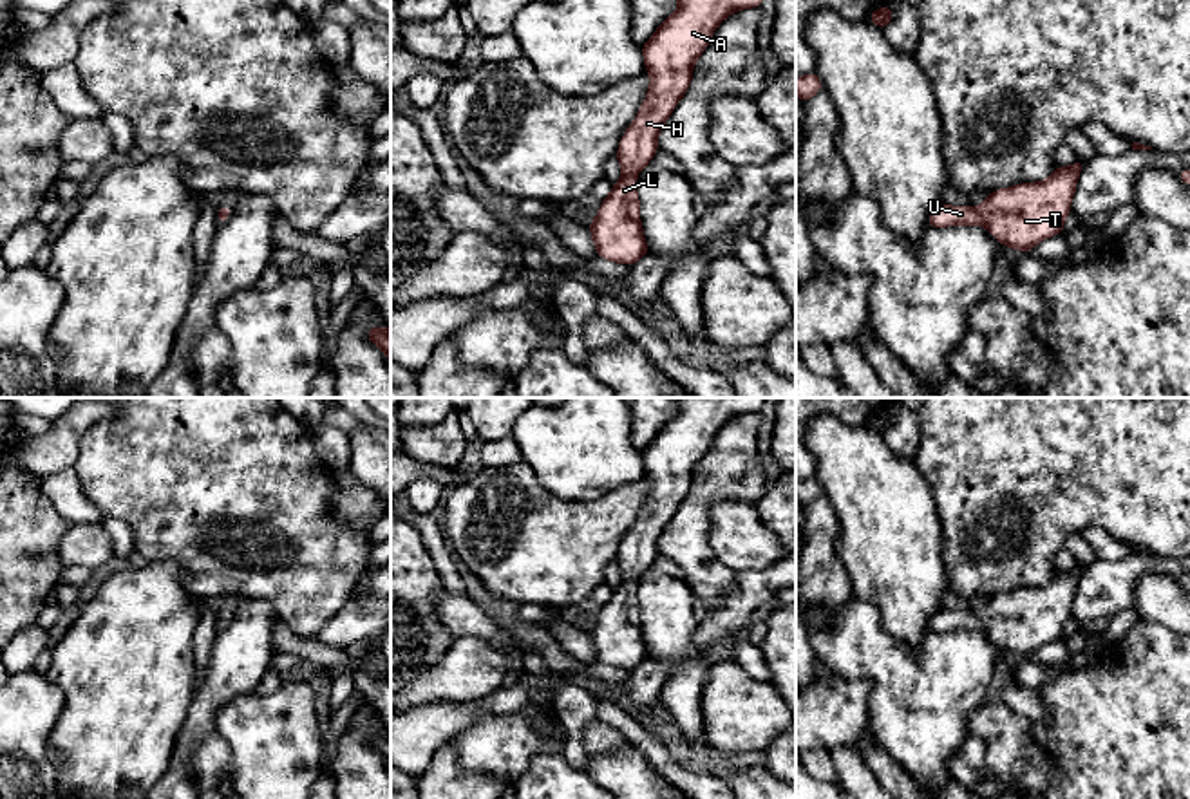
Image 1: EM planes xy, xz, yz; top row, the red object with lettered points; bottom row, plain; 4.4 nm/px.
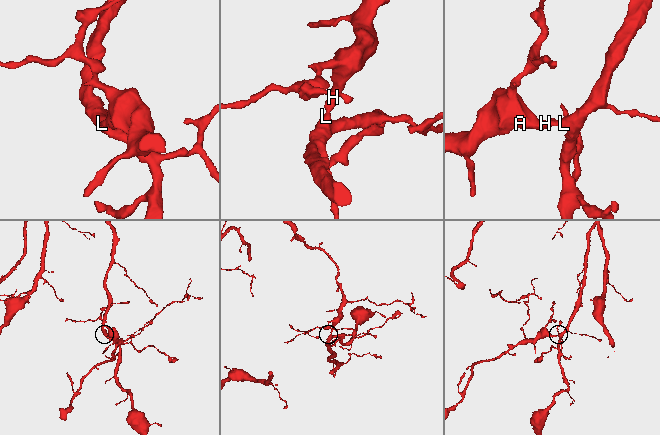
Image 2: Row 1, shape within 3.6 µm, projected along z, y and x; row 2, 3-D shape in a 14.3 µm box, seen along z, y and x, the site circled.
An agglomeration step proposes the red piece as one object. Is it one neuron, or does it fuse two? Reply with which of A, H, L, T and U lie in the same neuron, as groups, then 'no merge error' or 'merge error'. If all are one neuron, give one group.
groups A H L T U; no merge error

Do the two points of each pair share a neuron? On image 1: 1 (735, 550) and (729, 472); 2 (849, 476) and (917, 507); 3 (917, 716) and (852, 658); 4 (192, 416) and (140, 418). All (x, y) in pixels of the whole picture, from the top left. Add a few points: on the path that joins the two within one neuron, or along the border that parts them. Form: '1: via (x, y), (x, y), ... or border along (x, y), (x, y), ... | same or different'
1: border along (753, 503), (720, 499), (711, 508), (708, 535) | different
2: via (865, 483), (888, 507), (901, 507) | same
3: via (905, 698), (870, 664) | same
4: via (187, 431), (154, 427) | same

